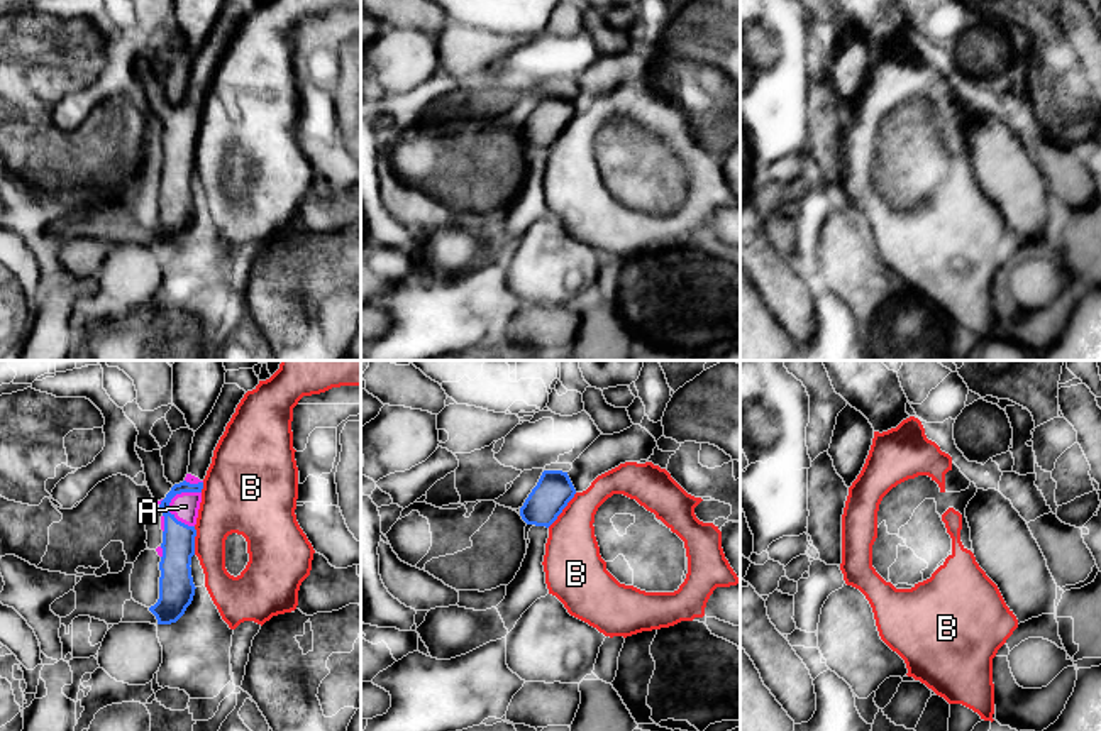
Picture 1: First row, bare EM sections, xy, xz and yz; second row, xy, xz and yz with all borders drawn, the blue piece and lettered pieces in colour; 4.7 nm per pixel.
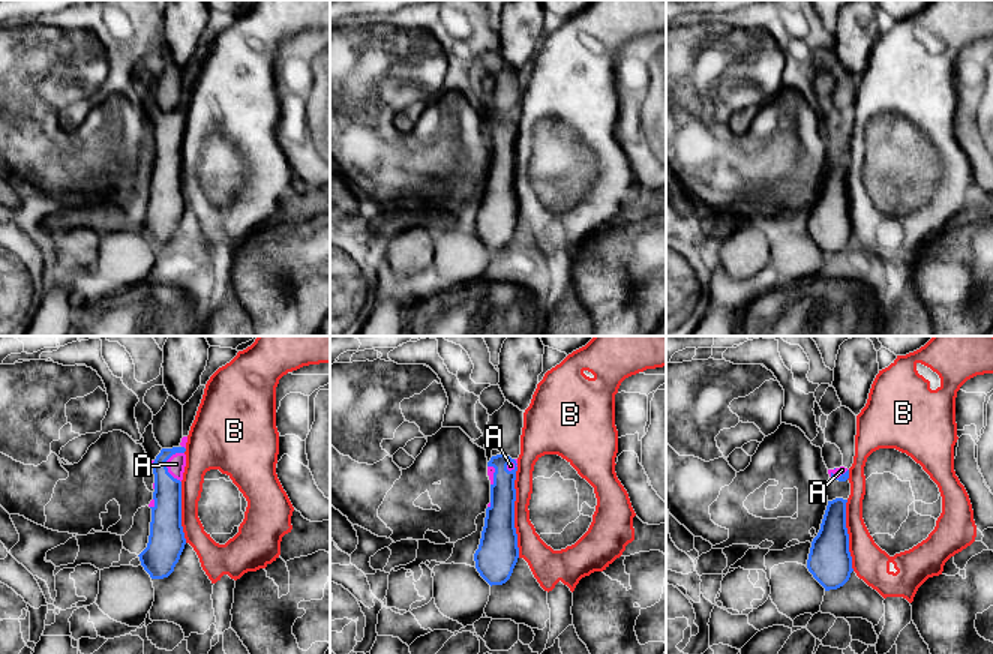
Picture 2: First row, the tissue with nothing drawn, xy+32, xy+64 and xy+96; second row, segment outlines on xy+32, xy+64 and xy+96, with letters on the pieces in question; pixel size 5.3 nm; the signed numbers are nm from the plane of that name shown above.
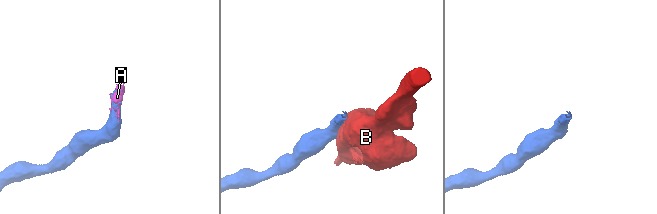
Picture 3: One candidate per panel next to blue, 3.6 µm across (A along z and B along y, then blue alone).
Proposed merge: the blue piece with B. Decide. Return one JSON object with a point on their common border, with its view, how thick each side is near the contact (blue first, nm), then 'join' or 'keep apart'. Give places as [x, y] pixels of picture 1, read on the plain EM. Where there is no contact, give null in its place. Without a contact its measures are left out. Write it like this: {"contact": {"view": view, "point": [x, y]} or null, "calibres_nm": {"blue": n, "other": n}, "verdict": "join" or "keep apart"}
{"contact": {"view": "xz", "point": [563, 129]}, "calibres_nm": {"blue": 180, "other": 260}, "verdict": "keep apart"}

